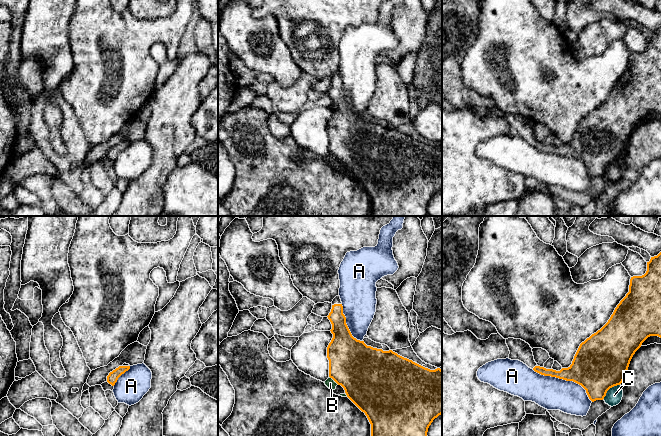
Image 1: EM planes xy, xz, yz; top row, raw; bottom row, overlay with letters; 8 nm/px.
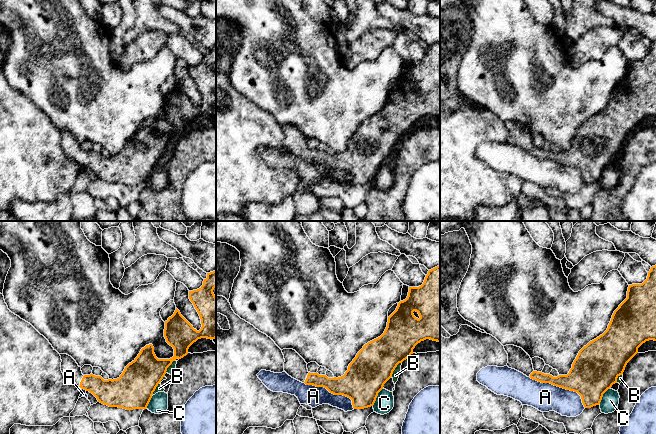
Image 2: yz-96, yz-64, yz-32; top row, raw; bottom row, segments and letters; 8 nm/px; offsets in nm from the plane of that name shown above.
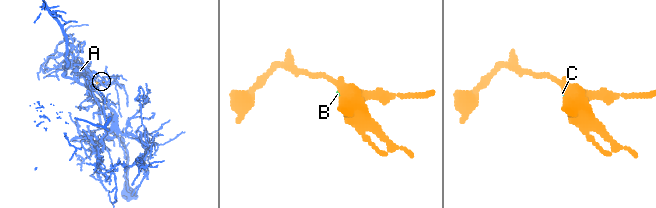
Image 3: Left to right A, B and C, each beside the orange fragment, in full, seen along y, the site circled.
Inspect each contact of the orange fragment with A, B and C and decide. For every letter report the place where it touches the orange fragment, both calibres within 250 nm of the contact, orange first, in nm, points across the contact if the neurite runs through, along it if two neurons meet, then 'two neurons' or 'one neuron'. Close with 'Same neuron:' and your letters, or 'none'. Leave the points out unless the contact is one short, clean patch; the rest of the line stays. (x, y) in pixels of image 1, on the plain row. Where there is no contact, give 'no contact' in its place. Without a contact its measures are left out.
A: yz (564, 155) | 340/260 nm | two neurons
B: xz (334, 156) | 420/80 nm | along xz (329, 152), (338, 160) | two neurons
C: yz (609, 164) | 440/130 nm | along yz (619, 160), (611, 163), (602, 175) | two neurons
Same neuron: none

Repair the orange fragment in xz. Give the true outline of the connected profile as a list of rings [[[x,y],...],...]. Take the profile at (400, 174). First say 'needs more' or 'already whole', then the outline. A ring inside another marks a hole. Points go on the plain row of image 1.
needs more; [[[339,71],[333,75],[327,93],[332,100],[330,107],[333,110],[327,123],[329,153],[344,164],[347,173],[367,192],[371,200],[370,216],[429,216],[428,204],[442,190],[442,146],[430,146],[392,126],[373,124],[354,114],[346,100]]]

